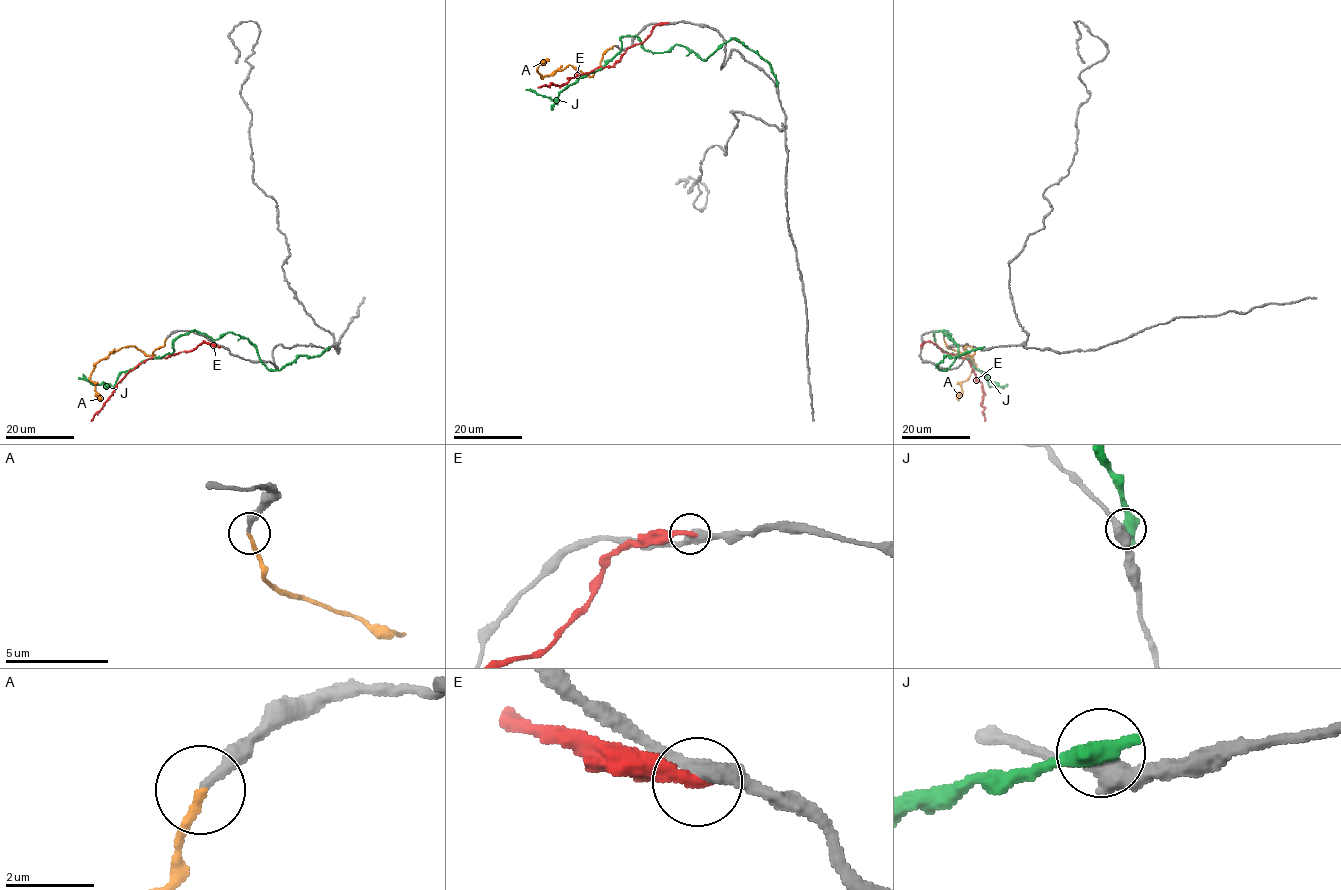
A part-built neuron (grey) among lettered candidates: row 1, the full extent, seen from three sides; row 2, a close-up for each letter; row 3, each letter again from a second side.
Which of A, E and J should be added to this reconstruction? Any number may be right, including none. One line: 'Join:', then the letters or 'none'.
Join: A

